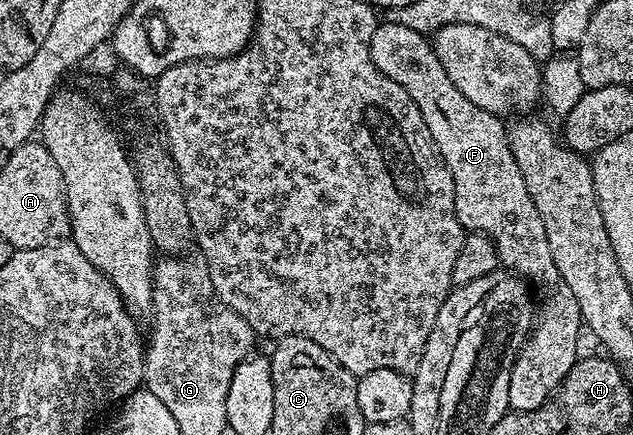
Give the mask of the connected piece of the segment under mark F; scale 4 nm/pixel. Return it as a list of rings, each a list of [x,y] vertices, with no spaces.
[[[383,20],[374,28],[370,54],[372,63],[376,63],[376,67],[380,67],[384,75],[388,75],[388,79],[400,83],[400,87],[404,87],[404,91],[412,95],[412,103],[416,103],[426,124],[426,130],[430,132],[434,146],[437,147],[438,154],[442,156],[442,162],[450,168],[451,177],[454,180],[454,210],[463,230],[485,233],[496,247],[499,262],[509,272],[523,279],[529,279],[531,282],[532,280],[539,281],[546,288],[542,305],[540,301],[540,312],[536,317],[537,324],[531,328],[529,337],[518,350],[518,357],[514,361],[508,379],[510,409],[532,411],[554,394],[554,390],[560,387],[568,371],[572,371],[572,367],[580,360],[578,332],[583,332],[584,324],[575,295],[572,295],[572,291],[562,281],[560,271],[556,269],[556,264],[552,261],[544,224],[541,223],[540,214],[532,203],[524,178],[516,165],[516,159],[513,158],[512,147],[509,146],[507,126],[503,118],[476,107],[476,103],[468,103],[468,99],[460,95],[456,83],[452,83],[452,79],[448,79],[448,74],[444,72],[444,67],[440,67],[440,59],[436,59],[436,51],[428,40],[427,34],[417,33],[410,27],[402,27],[398,23]]]

